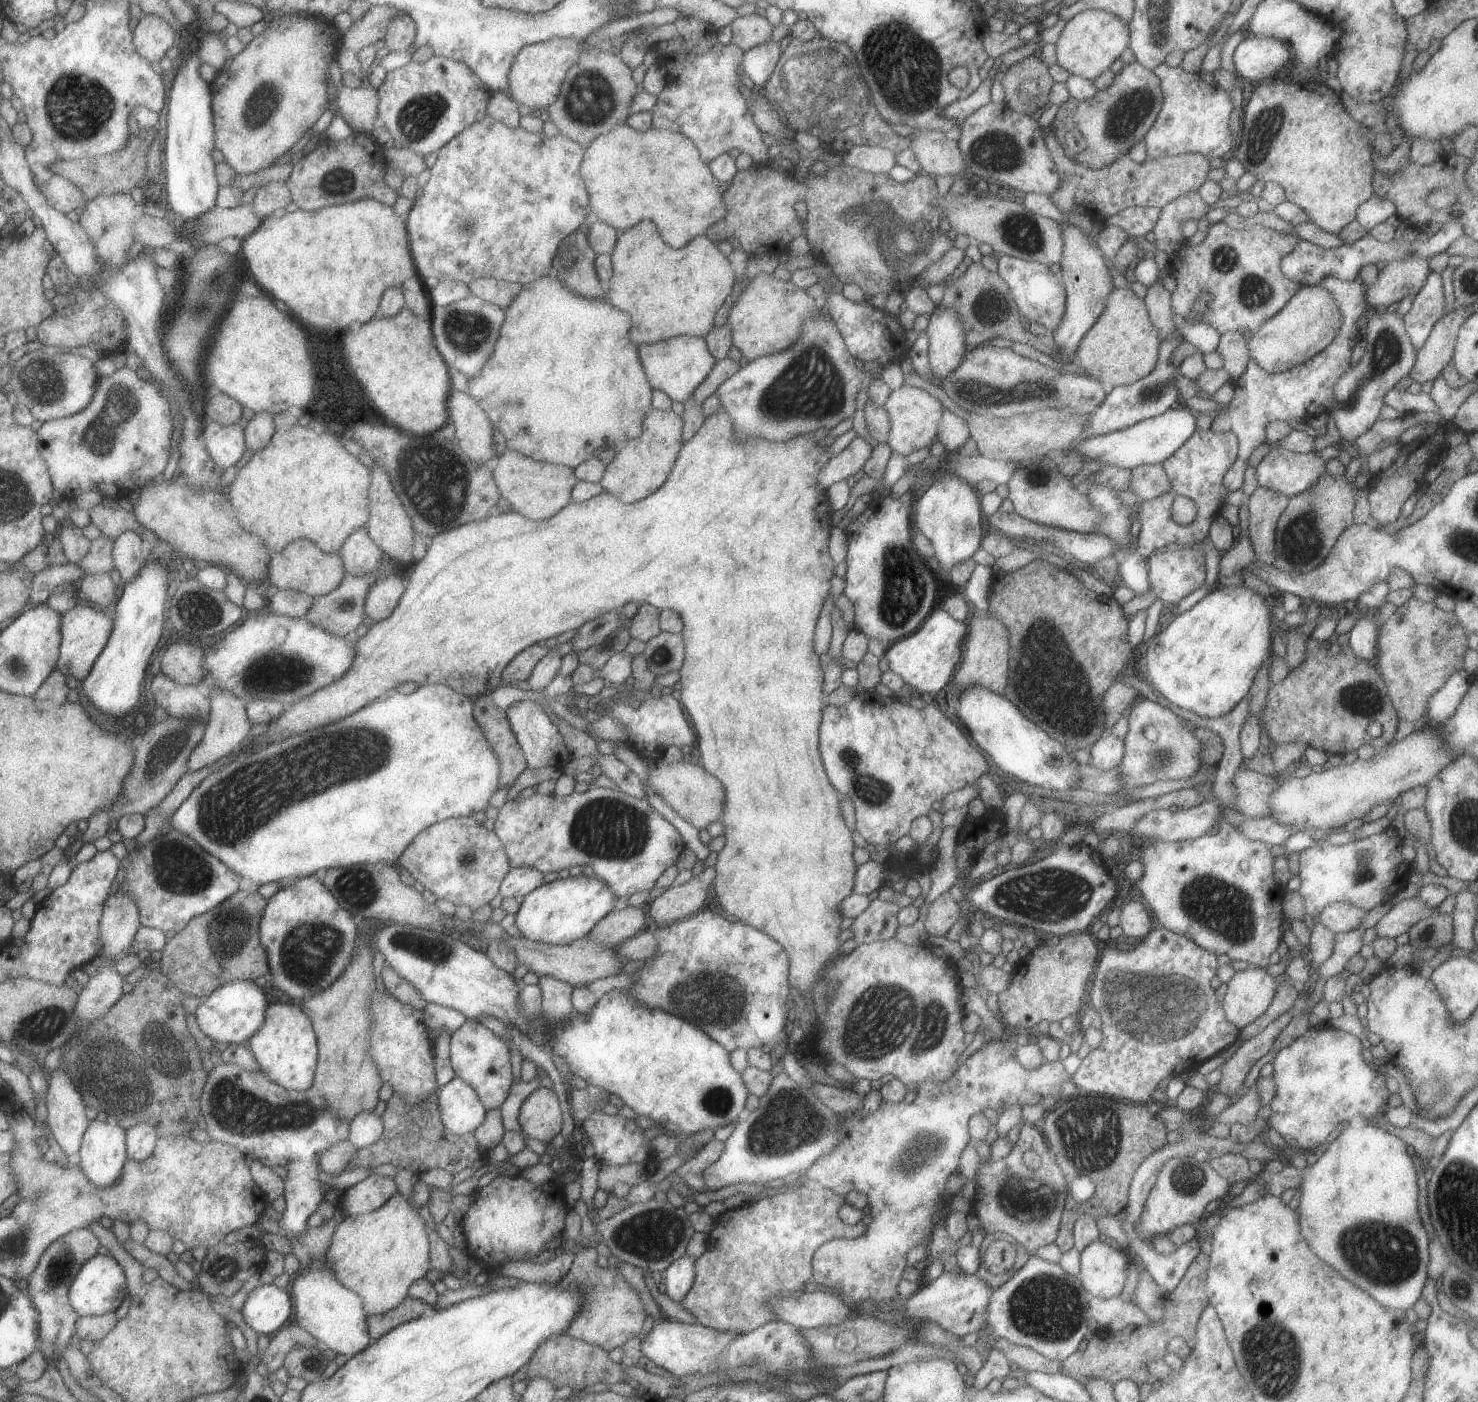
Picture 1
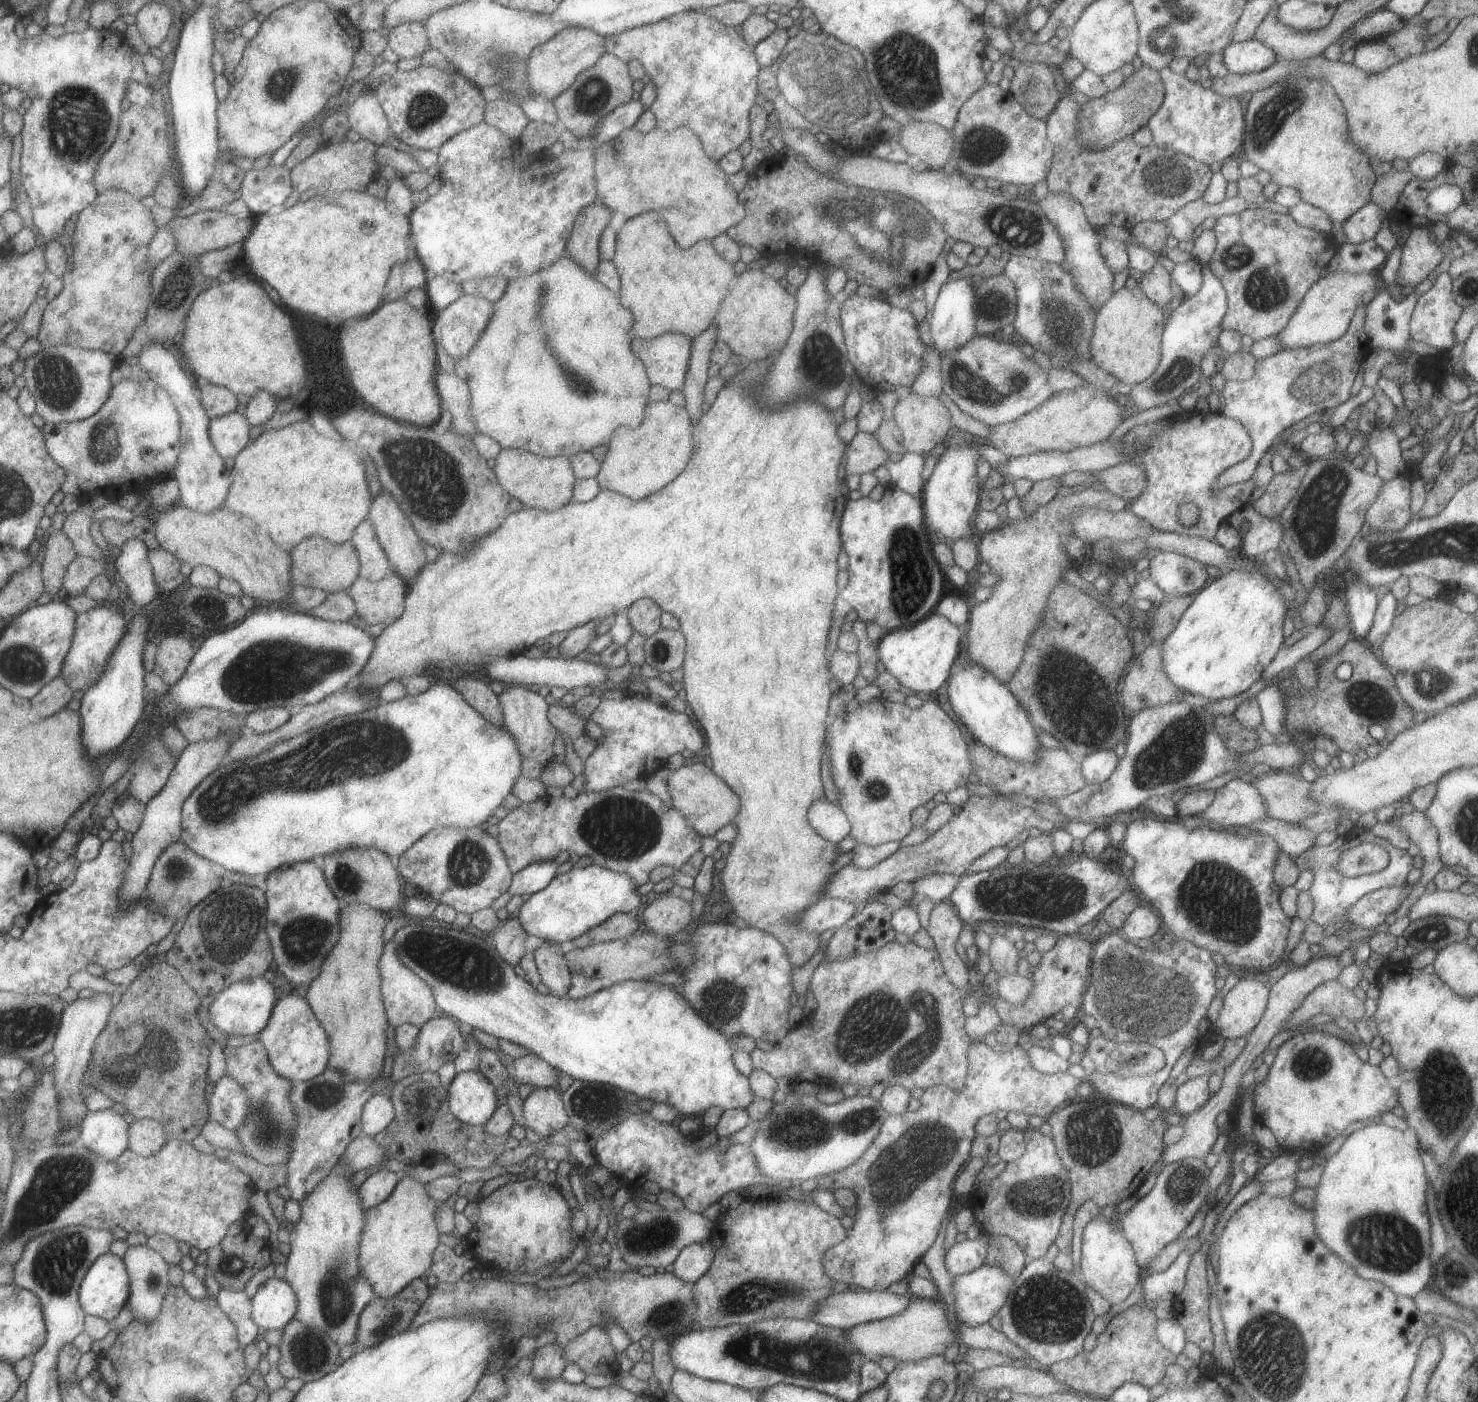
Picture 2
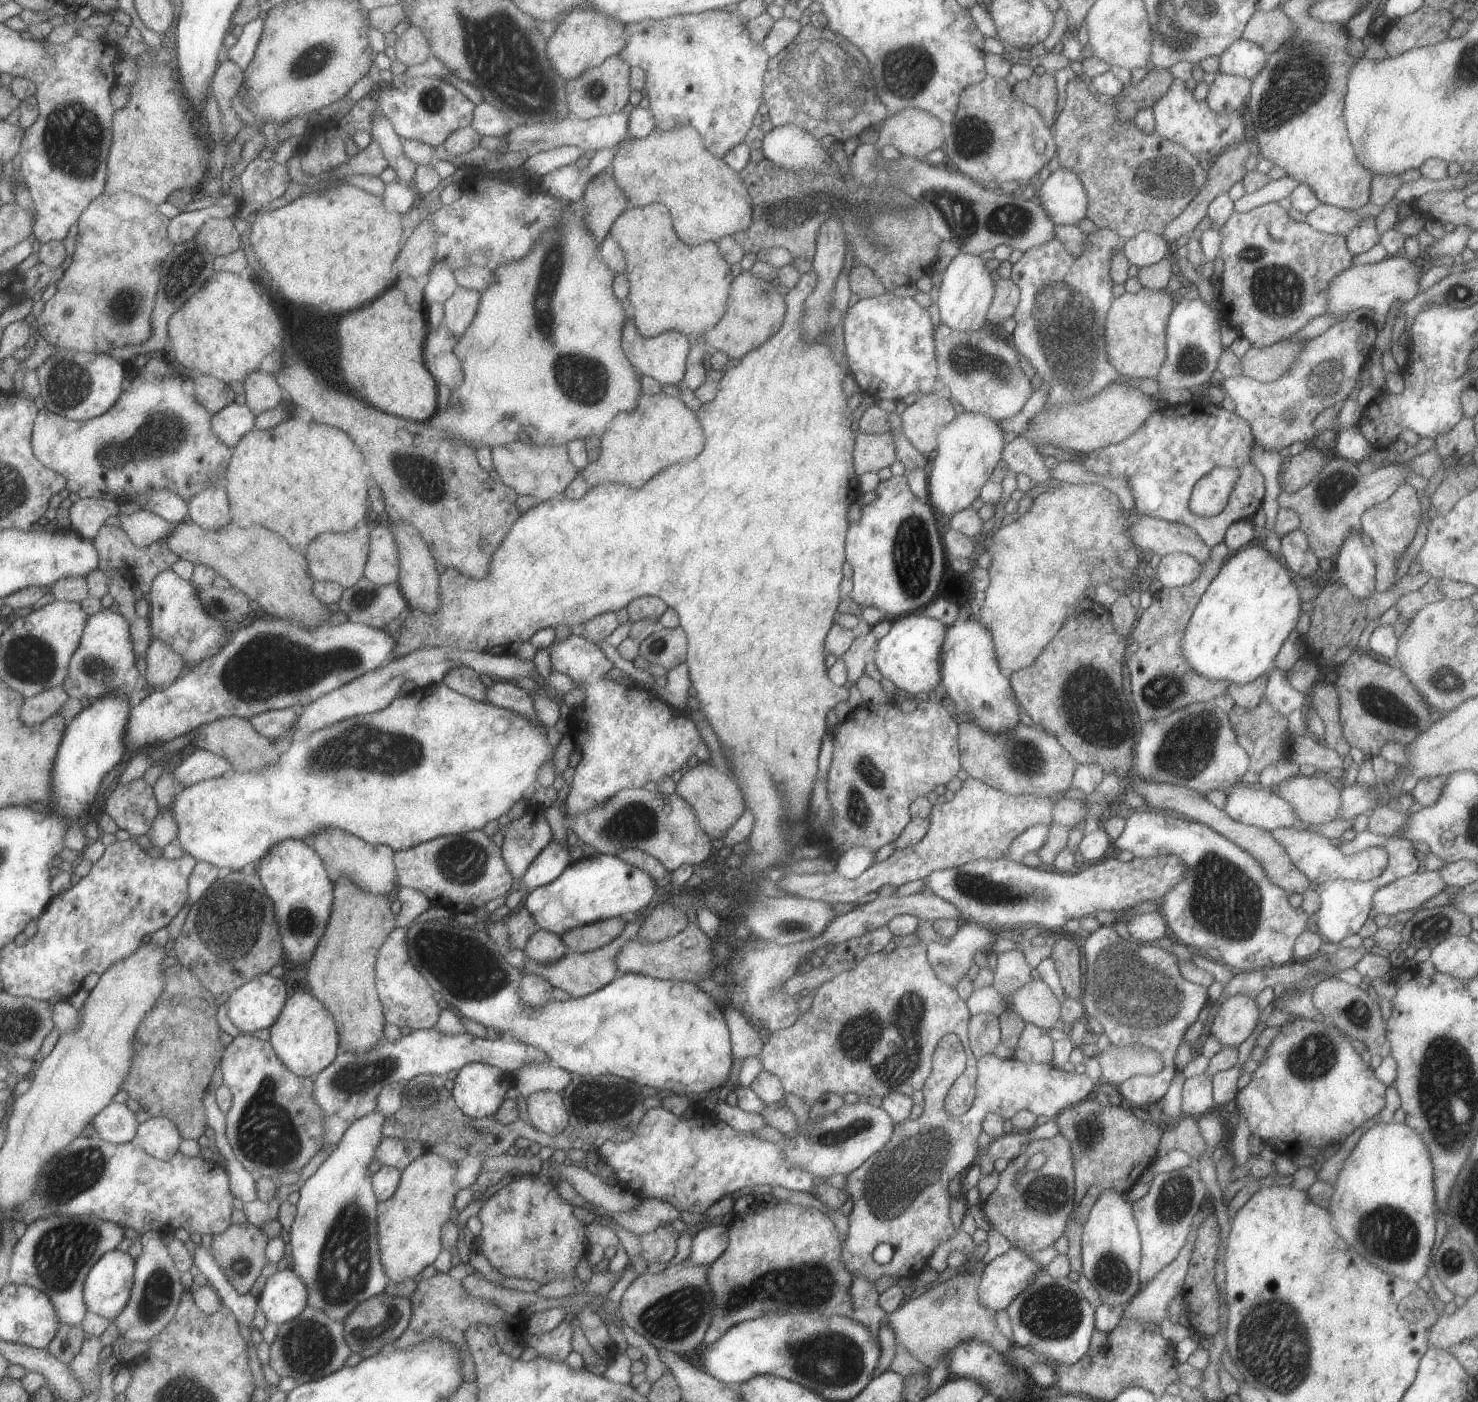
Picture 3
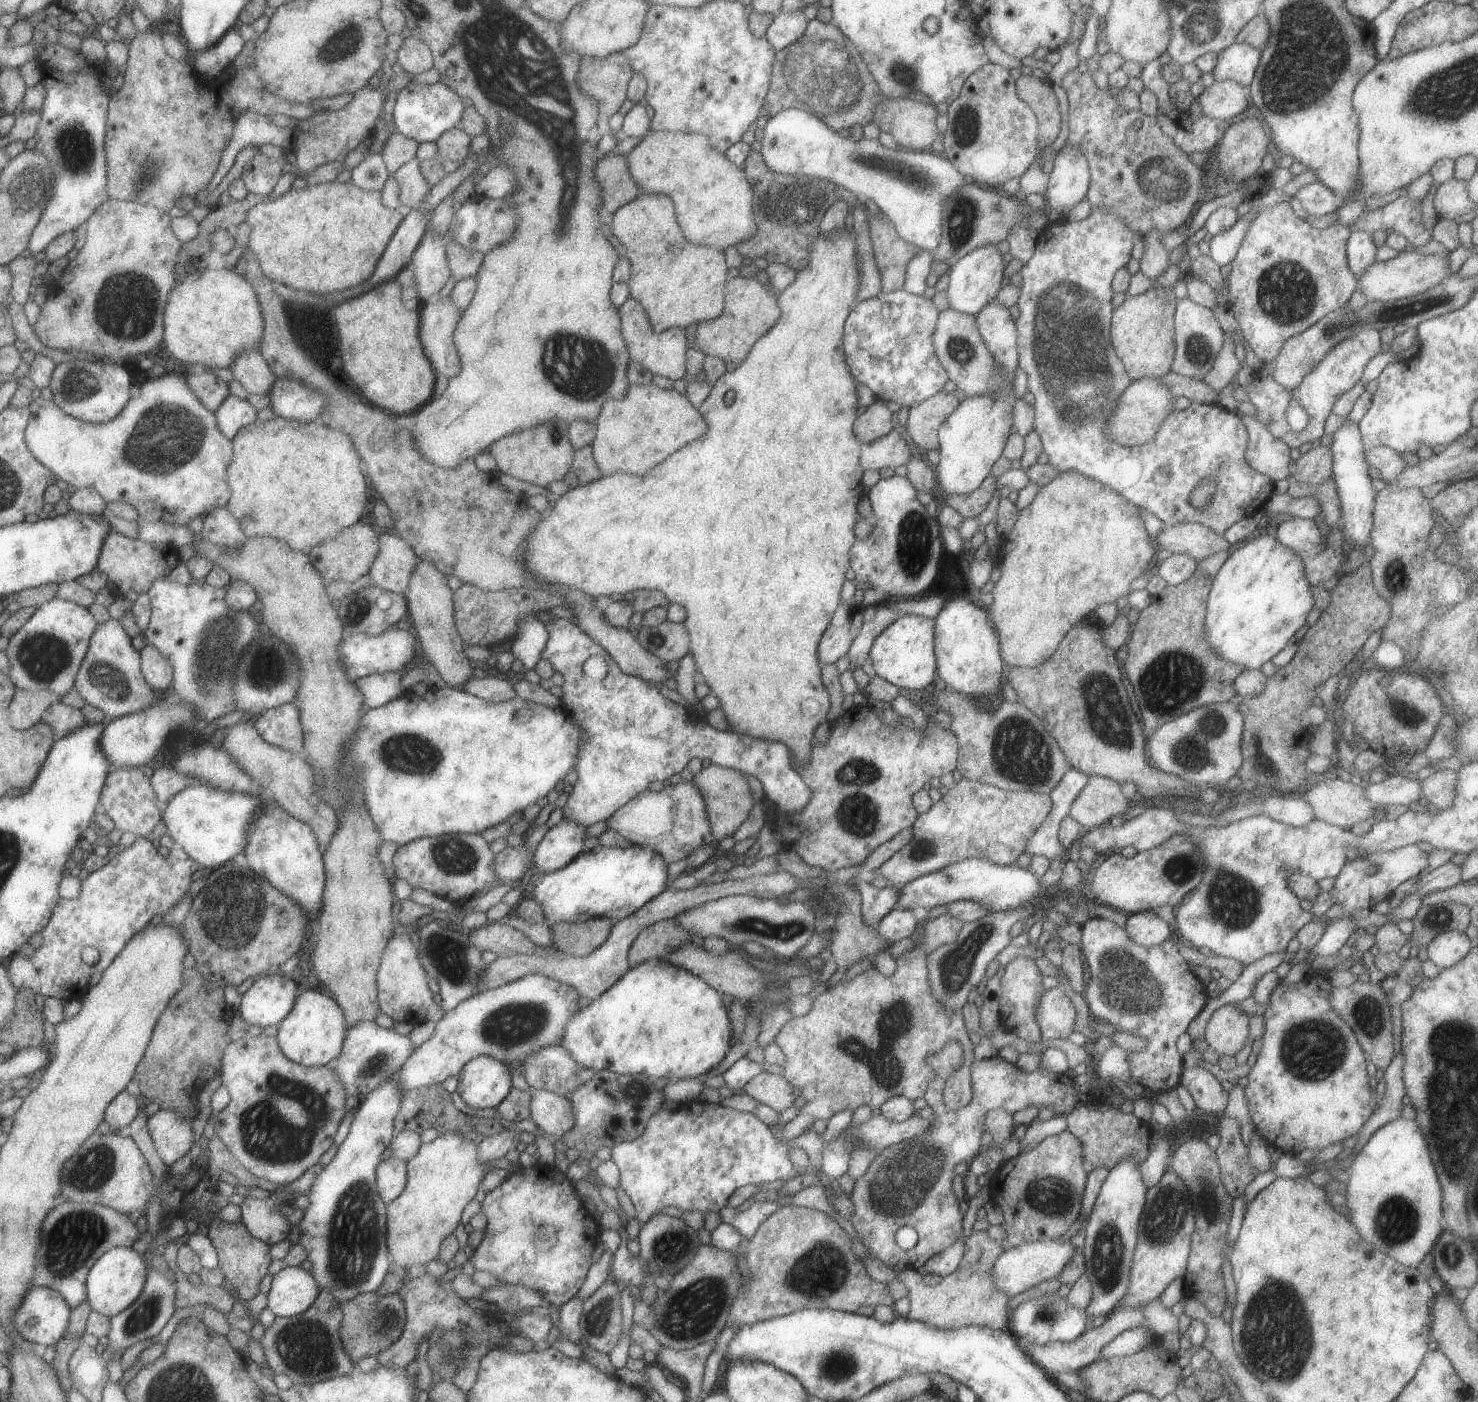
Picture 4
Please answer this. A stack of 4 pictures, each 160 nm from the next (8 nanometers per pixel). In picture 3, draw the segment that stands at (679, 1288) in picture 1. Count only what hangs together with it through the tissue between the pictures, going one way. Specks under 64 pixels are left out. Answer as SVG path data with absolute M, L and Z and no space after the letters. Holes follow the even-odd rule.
M724 1224L701 1228L694 1234L688 1258L692 1264L710 1265L728 1245L728 1230Z

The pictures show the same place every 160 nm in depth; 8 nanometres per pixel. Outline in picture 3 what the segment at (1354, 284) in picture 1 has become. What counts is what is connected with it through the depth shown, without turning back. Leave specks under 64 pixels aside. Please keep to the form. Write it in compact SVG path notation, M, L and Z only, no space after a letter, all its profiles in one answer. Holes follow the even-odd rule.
M1362 318L1352 321L1341 321L1325 330L1324 333L1310 338L1303 350L1296 356L1290 370L1277 380L1260 383L1255 379L1250 379L1245 375L1234 377L1224 377L1220 384L1221 389L1233 400L1235 404L1234 413L1241 417L1250 426L1254 440L1261 444L1266 450L1279 451L1293 442L1306 443L1315 435L1313 423L1323 409L1340 403L1346 399L1346 396L1354 387L1357 373L1368 364L1368 358L1373 350L1373 340L1377 334L1377 328L1374 321ZM1289 411L1293 413L1291 421L1284 419L1283 413ZM1215 467L1192 486L1188 502L1189 510L1200 517L1213 517L1223 510L1238 470L1227 467Z

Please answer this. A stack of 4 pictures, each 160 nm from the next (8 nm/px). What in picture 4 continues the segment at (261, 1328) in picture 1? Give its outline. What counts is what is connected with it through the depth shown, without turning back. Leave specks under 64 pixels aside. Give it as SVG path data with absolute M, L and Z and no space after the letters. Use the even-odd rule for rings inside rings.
M286 1266L273 1276L268 1306L276 1317L292 1317L309 1310L322 1288L311 1270Z

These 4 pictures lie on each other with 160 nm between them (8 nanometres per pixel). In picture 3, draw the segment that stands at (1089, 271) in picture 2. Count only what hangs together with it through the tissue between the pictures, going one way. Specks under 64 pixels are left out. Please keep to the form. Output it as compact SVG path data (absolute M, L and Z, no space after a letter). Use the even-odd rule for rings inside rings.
M1057 167L1041 183L1037 199L1053 224L1077 225L1085 217L1086 190L1074 170Z

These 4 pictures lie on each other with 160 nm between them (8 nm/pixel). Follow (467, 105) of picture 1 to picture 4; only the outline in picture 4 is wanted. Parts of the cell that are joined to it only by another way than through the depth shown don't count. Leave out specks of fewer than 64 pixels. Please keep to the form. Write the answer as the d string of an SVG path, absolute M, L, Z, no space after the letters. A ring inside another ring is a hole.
M409 82L399 89L392 109L392 122L397 133L405 135L415 142L433 142L442 132L459 126L463 112L460 96L441 82L434 84L415 84Z

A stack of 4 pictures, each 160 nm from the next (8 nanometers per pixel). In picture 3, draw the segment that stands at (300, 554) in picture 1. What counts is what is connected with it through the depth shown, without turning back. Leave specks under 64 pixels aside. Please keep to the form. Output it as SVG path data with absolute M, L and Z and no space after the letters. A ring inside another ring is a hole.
M372 522L359 523L354 529L346 533L327 531L320 534L308 546L306 555L310 562L311 576L317 581L331 581L343 588L355 585L365 576L365 564L369 554L368 534Z

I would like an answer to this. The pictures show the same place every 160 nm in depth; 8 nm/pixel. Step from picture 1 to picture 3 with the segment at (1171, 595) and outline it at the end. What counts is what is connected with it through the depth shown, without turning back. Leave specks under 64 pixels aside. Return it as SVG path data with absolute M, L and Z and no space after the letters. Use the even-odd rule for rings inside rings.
M1169 553L1160 558L1154 577L1165 588L1177 588L1193 582L1200 571L1200 564L1187 553Z

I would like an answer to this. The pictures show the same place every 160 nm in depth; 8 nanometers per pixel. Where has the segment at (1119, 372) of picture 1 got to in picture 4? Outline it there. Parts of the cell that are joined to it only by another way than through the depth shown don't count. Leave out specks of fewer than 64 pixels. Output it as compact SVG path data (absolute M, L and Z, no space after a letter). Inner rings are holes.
M1150 287L1142 294L1126 295L1124 301L1112 312L1110 320L1110 339L1116 355L1122 362L1131 380L1143 377L1161 379L1170 371L1176 342L1174 341L1174 308L1176 298L1171 288Z

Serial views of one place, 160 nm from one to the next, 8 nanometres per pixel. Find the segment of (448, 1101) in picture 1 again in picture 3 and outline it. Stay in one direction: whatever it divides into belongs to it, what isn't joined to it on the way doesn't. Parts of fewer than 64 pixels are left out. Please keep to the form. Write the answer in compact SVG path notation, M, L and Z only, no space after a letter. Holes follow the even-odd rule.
M483 1063L462 1066L451 1092L457 1108L472 1119L493 1115L509 1088L507 1082L499 1082L502 1074L497 1067Z

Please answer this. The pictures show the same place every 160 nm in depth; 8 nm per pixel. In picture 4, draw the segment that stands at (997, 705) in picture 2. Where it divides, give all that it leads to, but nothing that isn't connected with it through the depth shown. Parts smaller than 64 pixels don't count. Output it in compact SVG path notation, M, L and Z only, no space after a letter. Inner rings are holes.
M955 596L944 602L934 618L934 655L936 678L940 684L949 685L955 692L975 698L999 695L1003 659L999 641L988 611L963 596Z

